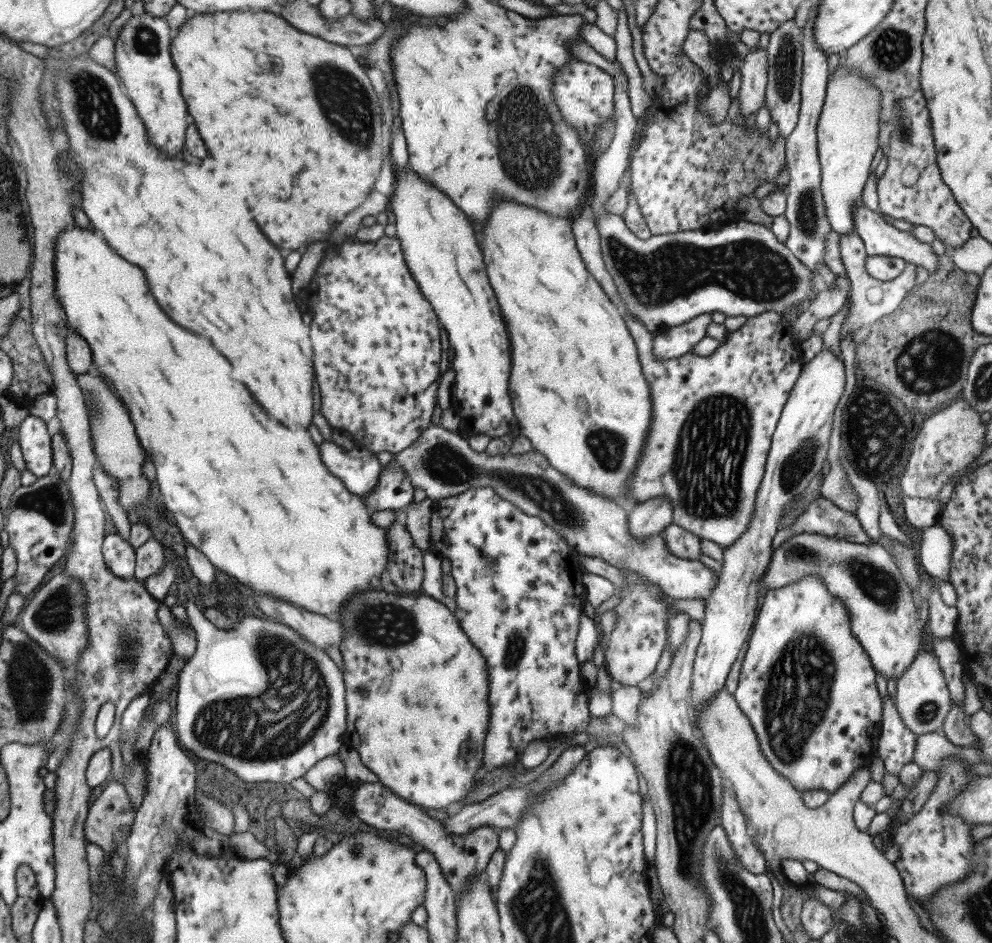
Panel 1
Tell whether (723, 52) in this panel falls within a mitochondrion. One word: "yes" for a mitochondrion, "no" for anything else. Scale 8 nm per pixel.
no

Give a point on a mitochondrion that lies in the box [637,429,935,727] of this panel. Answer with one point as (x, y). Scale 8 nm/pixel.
(879, 585)

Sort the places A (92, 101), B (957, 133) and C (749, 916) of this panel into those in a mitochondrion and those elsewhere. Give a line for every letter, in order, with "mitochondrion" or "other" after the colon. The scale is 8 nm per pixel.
A: mitochondrion
B: other
C: mitochondrion

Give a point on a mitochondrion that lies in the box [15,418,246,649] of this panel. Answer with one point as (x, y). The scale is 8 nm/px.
(54, 616)

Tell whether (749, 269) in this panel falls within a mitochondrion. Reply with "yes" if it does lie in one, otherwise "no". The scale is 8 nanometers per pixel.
yes

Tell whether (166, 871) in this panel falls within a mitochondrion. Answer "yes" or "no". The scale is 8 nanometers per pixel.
no

